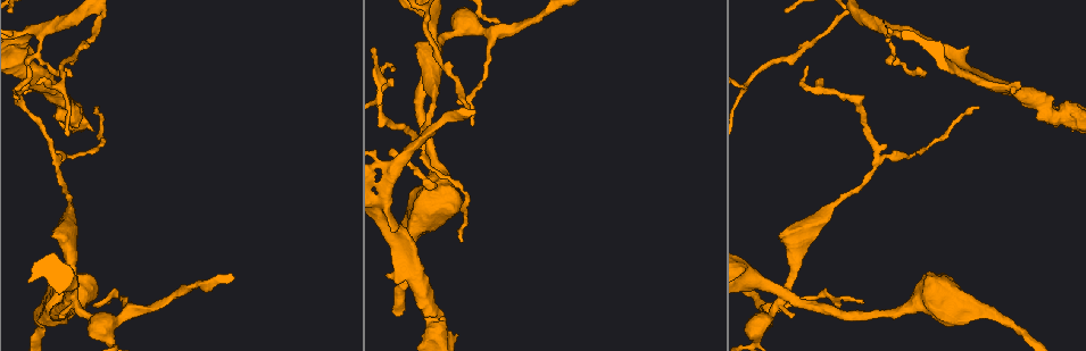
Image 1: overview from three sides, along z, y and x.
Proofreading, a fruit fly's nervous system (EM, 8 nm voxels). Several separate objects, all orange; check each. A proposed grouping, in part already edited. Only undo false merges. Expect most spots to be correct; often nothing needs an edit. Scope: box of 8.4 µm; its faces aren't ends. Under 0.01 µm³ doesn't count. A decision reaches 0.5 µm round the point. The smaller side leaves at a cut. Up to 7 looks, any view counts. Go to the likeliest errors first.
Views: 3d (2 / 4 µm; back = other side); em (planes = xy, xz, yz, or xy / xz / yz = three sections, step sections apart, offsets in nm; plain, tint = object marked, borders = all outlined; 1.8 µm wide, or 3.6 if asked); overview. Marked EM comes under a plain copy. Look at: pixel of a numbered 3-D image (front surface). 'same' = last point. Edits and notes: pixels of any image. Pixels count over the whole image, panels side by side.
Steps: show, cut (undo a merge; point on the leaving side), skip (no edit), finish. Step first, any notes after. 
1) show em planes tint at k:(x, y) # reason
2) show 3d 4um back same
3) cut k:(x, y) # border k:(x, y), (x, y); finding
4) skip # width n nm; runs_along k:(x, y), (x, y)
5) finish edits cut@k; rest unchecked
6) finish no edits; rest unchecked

show 3d 4um at 1:(786, 292) # four-way junction

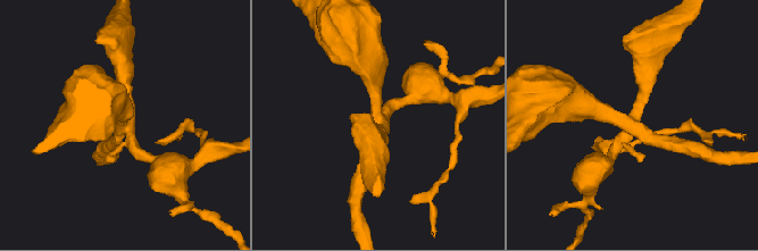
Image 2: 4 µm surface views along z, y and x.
show em planes borders at 2:(379, 120)

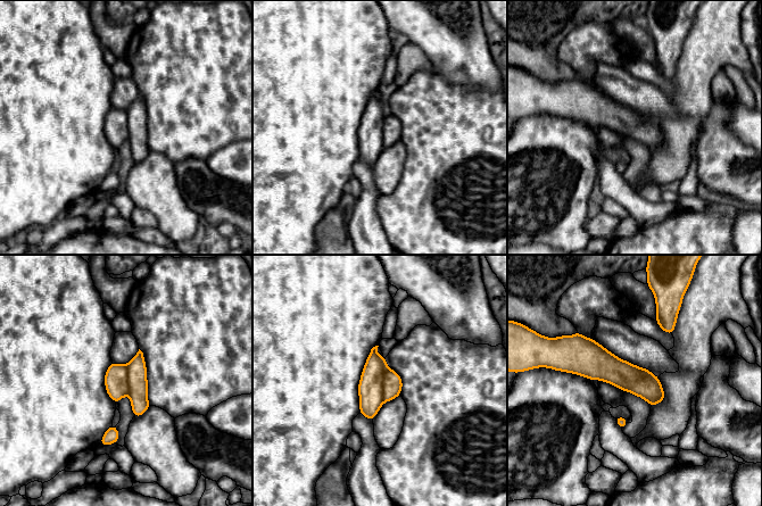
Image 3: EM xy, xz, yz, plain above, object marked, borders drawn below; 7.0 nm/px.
cut 3:(392, 384) # part_leaving 3:(140, 355), (138, 361), (138, 413); two neurons meet here

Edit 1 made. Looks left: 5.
show overview

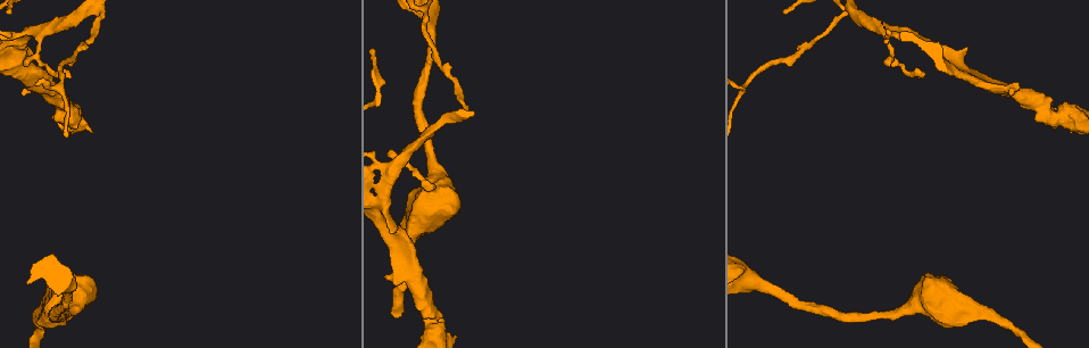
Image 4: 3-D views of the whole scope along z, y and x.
show em planes tint at 4:(844, 13) # sharp bend

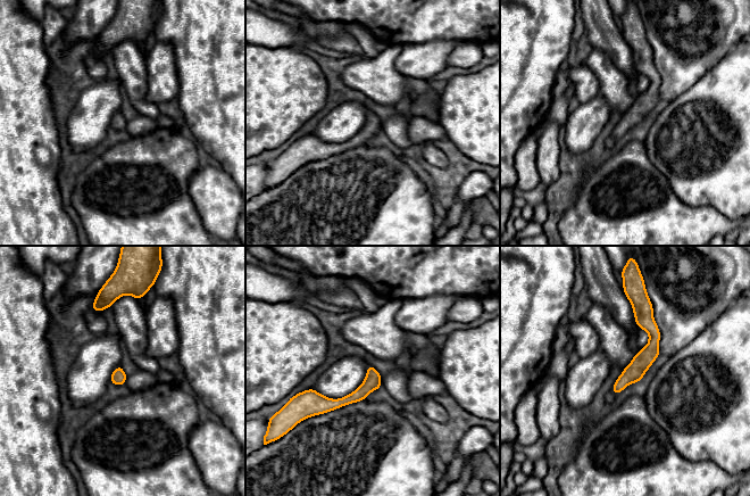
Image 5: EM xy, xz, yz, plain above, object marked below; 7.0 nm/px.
skip # width 110 nm; runs_along 5:(640, 306), (652, 347), (616, 390); one neuron here

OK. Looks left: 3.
show em yz step 16 tint at 4:(975, 81) # a fork

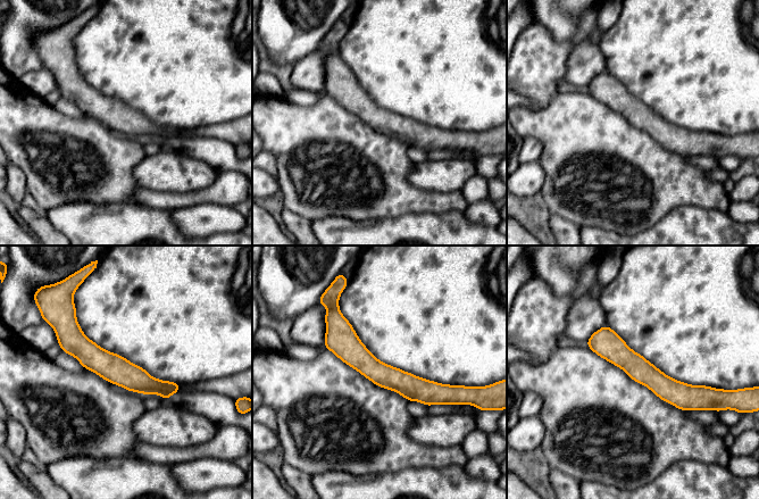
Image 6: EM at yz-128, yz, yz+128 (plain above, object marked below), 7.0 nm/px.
show em planes tint same # cut it another way

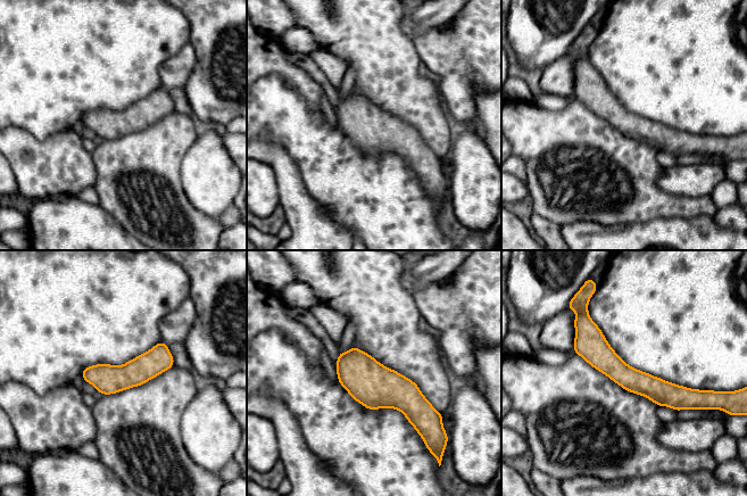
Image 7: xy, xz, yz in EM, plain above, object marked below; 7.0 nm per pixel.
skip # runs_along 7:(578, 333), (628, 378), (695, 395); all the same neuron

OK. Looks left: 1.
finish edits cut@3; rest unchecked

